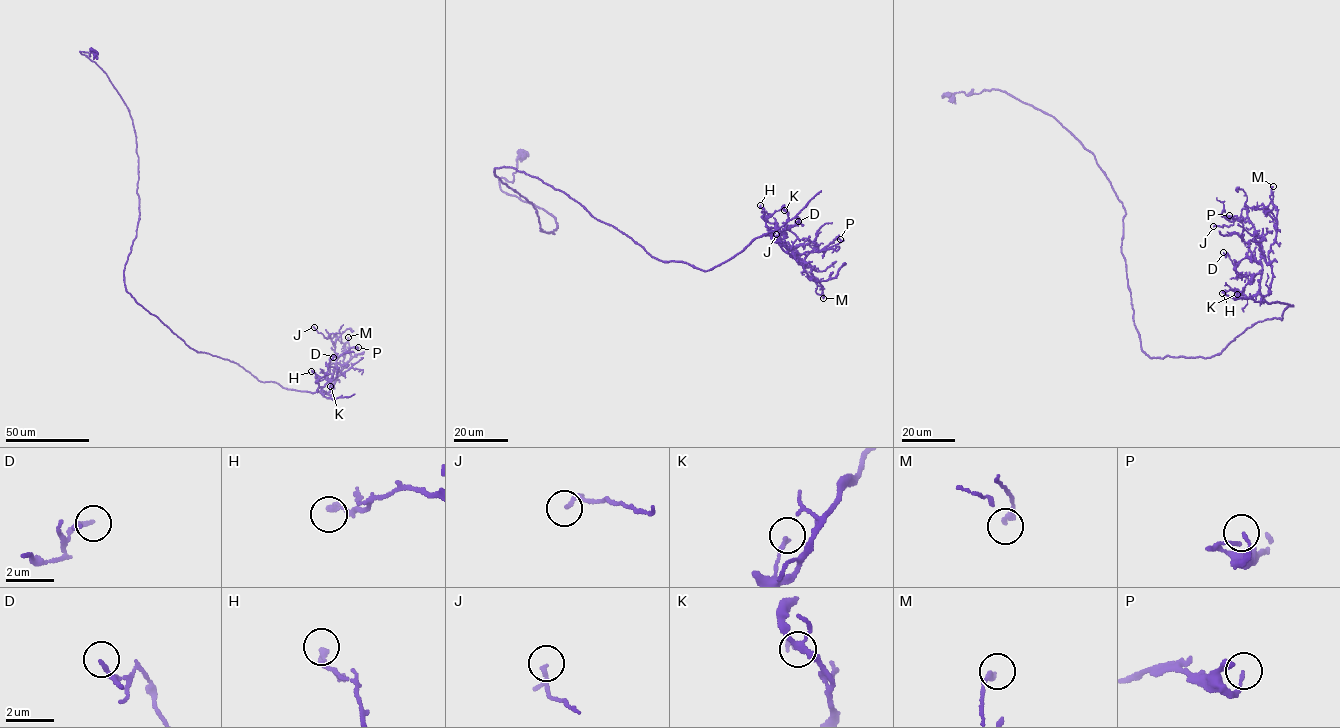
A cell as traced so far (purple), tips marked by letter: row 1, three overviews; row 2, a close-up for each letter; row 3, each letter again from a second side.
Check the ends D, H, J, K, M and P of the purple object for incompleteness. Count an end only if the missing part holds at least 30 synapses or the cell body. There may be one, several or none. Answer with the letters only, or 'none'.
none

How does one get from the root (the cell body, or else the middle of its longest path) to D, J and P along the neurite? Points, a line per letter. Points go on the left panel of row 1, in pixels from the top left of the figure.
D: (135, 300), (190, 348), (235, 363), (262, 382), (320, 391), (335, 368), (328, 365), (333, 357)
J: (135, 300), (198, 352), (235, 363), (262, 382), (313, 393), (331, 377), (337, 356), (330, 337), (314, 327)
P: (135, 300), (190, 348), (228, 360), (260, 381), (287, 389), (320, 391), (331, 377), (331, 357), (358, 347)

